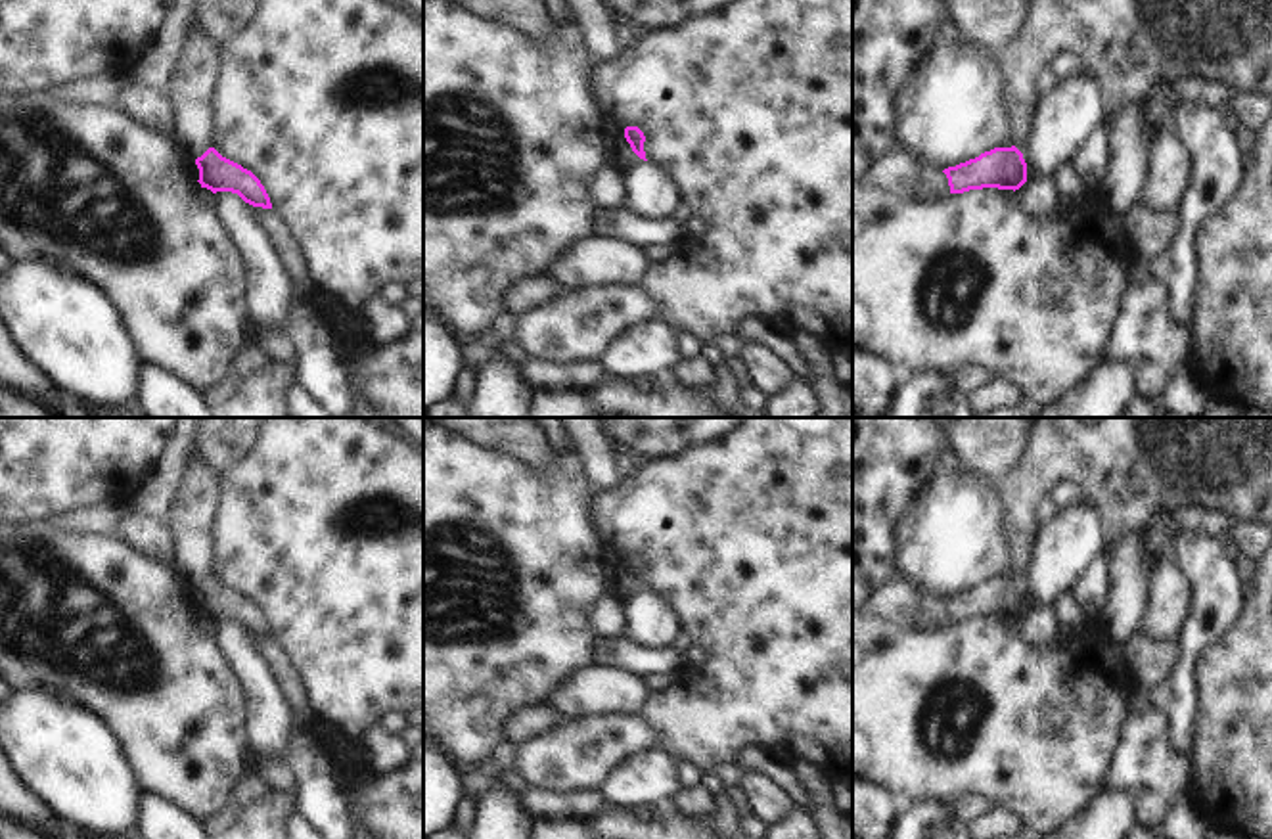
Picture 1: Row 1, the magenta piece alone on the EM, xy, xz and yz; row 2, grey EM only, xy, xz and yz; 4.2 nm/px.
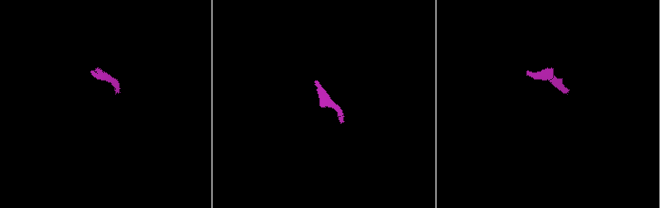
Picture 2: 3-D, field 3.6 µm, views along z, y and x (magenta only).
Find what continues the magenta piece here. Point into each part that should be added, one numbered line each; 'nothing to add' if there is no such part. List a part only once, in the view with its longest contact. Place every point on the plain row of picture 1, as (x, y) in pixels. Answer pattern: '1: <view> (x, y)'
nothing to add

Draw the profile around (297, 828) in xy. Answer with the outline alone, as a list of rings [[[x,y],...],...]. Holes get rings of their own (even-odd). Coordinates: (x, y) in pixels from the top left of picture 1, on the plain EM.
[[[293,812],[285,820],[289,839],[324,839],[322,833],[299,812]]]

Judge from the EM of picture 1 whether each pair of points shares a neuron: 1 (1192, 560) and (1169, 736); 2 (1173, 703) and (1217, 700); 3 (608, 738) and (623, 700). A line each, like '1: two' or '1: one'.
1: one
2: two
3: two

